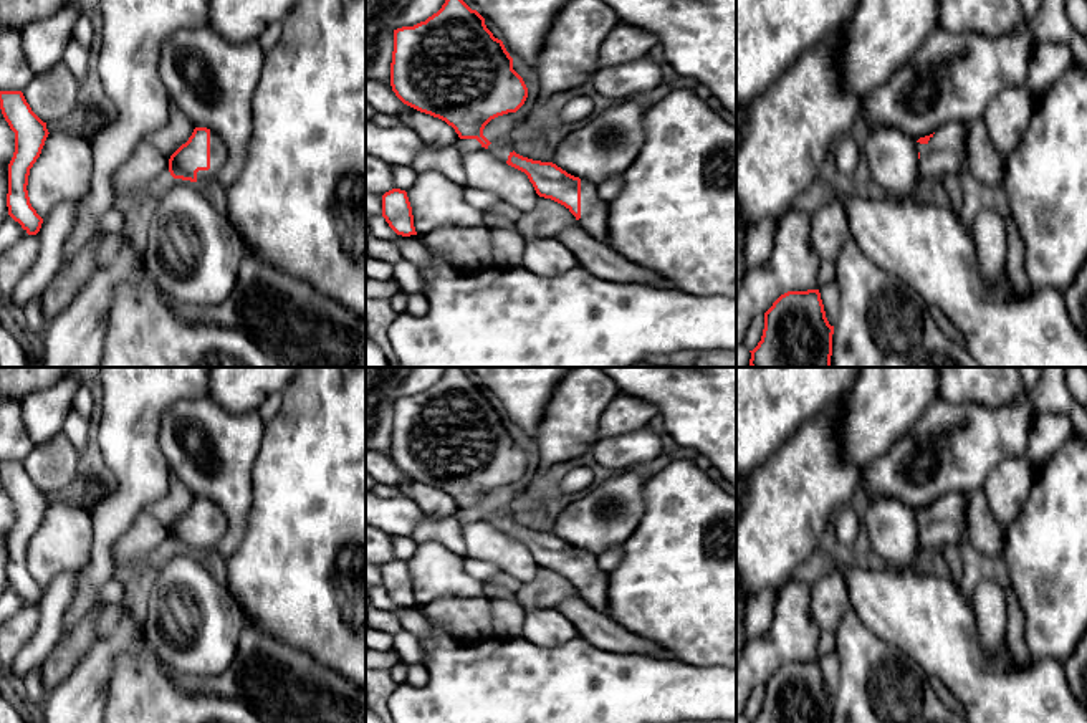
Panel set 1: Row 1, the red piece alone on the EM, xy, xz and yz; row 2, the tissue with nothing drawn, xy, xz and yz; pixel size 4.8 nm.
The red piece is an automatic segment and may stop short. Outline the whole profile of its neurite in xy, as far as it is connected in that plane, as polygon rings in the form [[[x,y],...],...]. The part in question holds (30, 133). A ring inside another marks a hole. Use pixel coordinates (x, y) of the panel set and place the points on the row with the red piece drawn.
[[[0,91],[0,109],[15,132],[15,152],[8,164],[8,215],[22,225],[28,235],[36,235],[43,218],[30,203],[28,175],[48,137],[43,122],[30,108],[22,91]]]

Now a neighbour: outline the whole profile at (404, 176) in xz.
[[[394,165],[392,175],[394,175],[395,189],[405,192],[414,185],[417,179],[417,172],[410,165]]]

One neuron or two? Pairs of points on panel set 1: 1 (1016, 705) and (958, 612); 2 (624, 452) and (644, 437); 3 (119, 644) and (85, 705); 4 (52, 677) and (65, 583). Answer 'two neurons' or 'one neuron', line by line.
1: one neuron
2: one neuron
3: one neuron
4: two neurons

